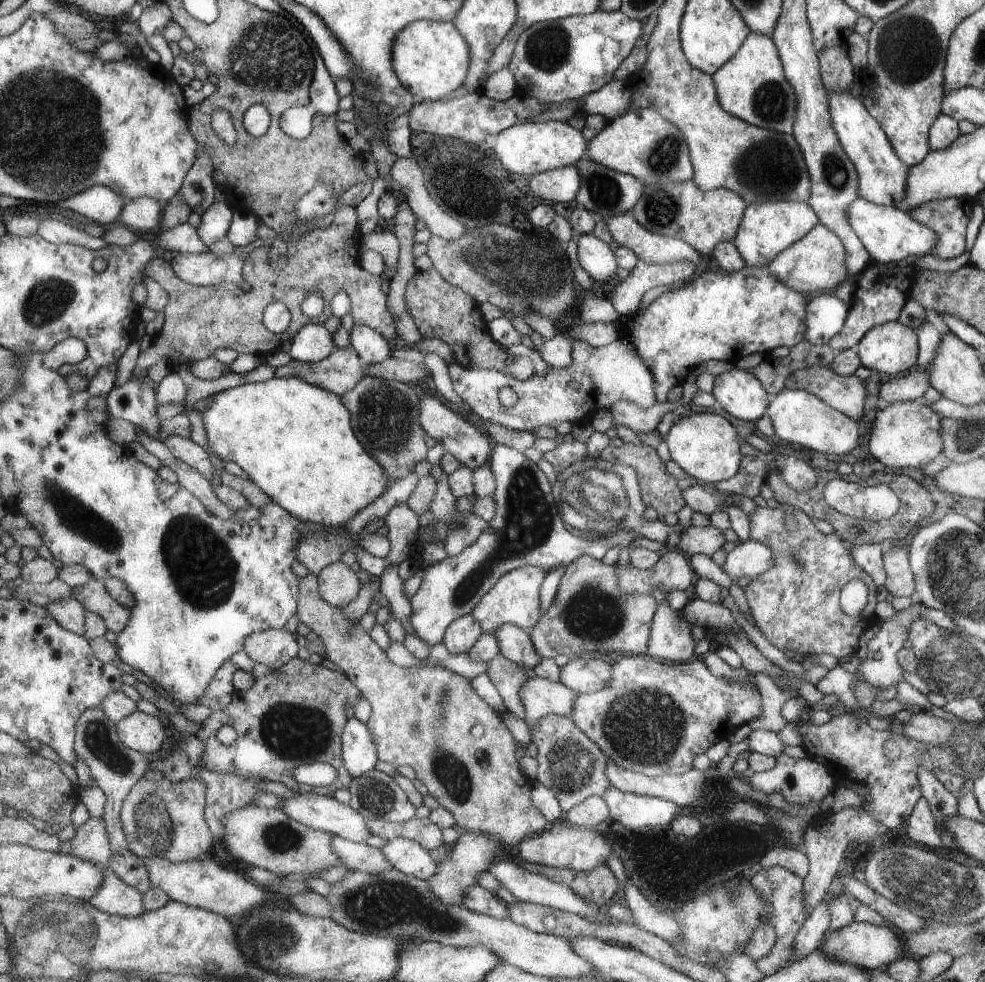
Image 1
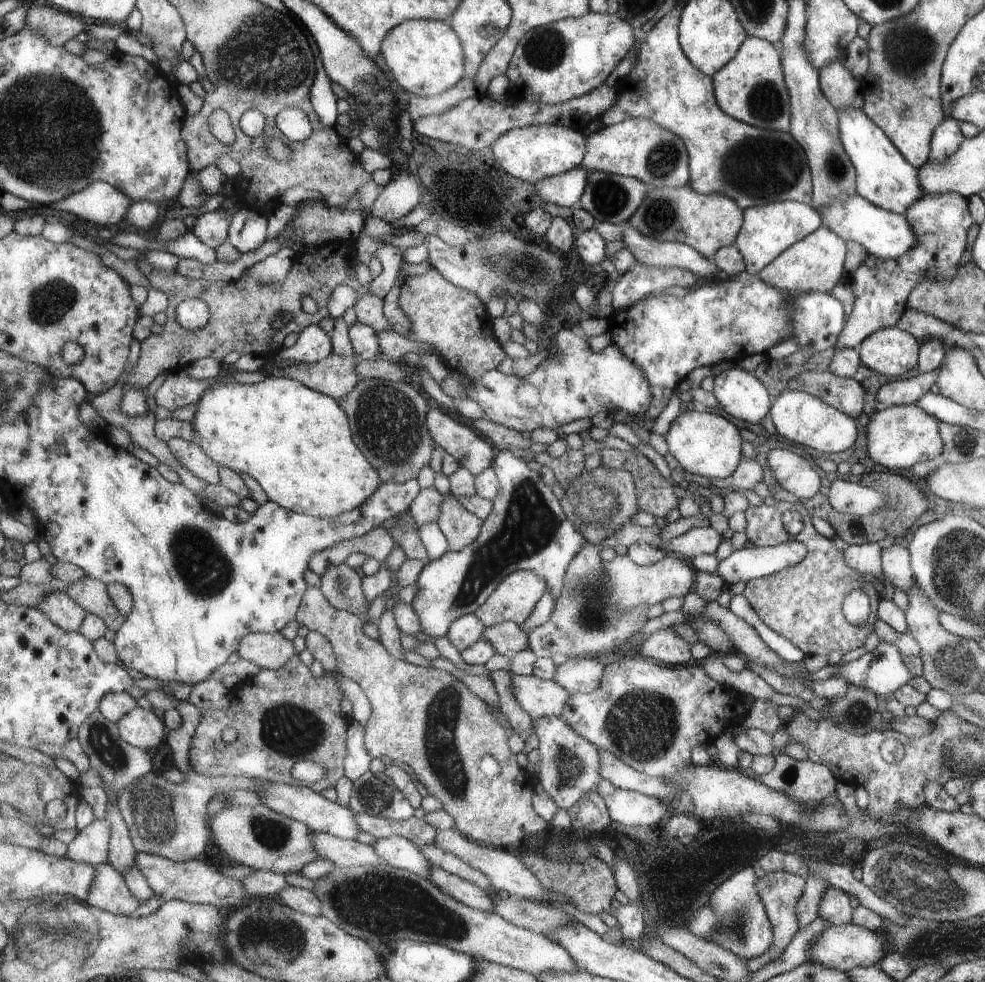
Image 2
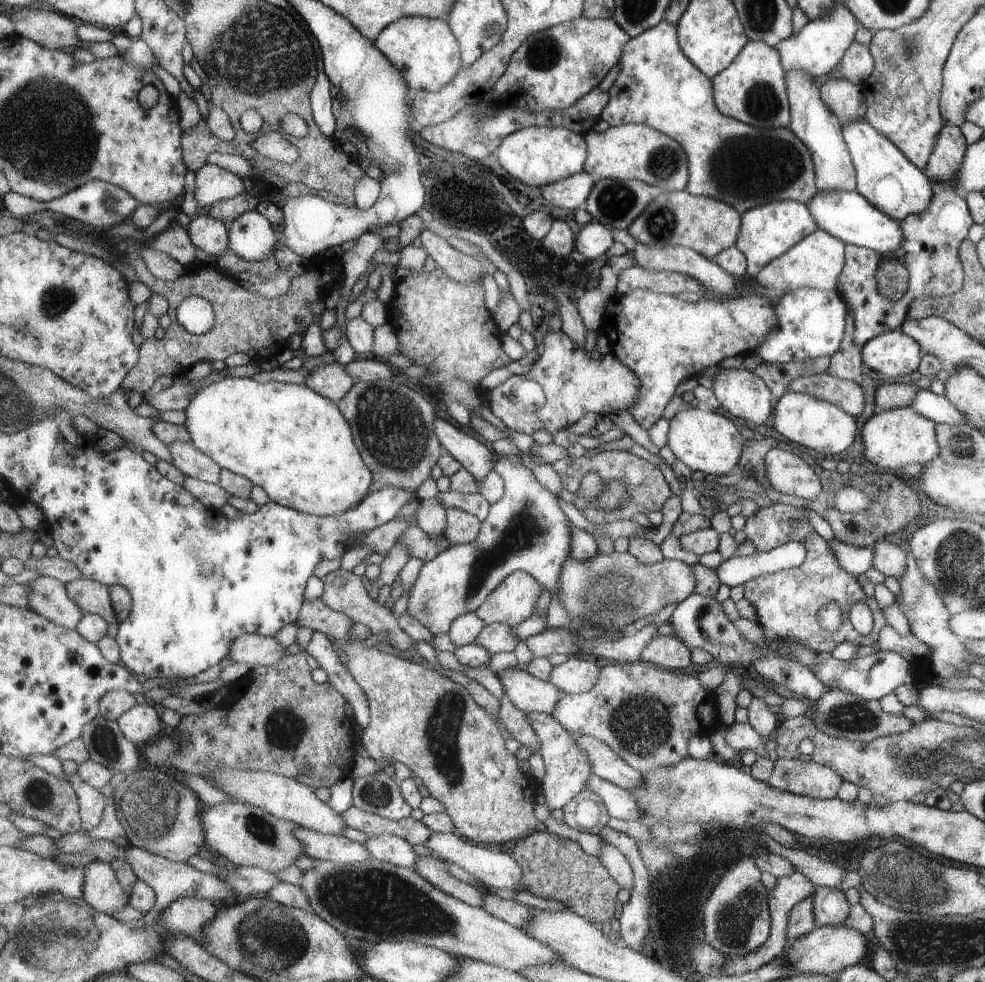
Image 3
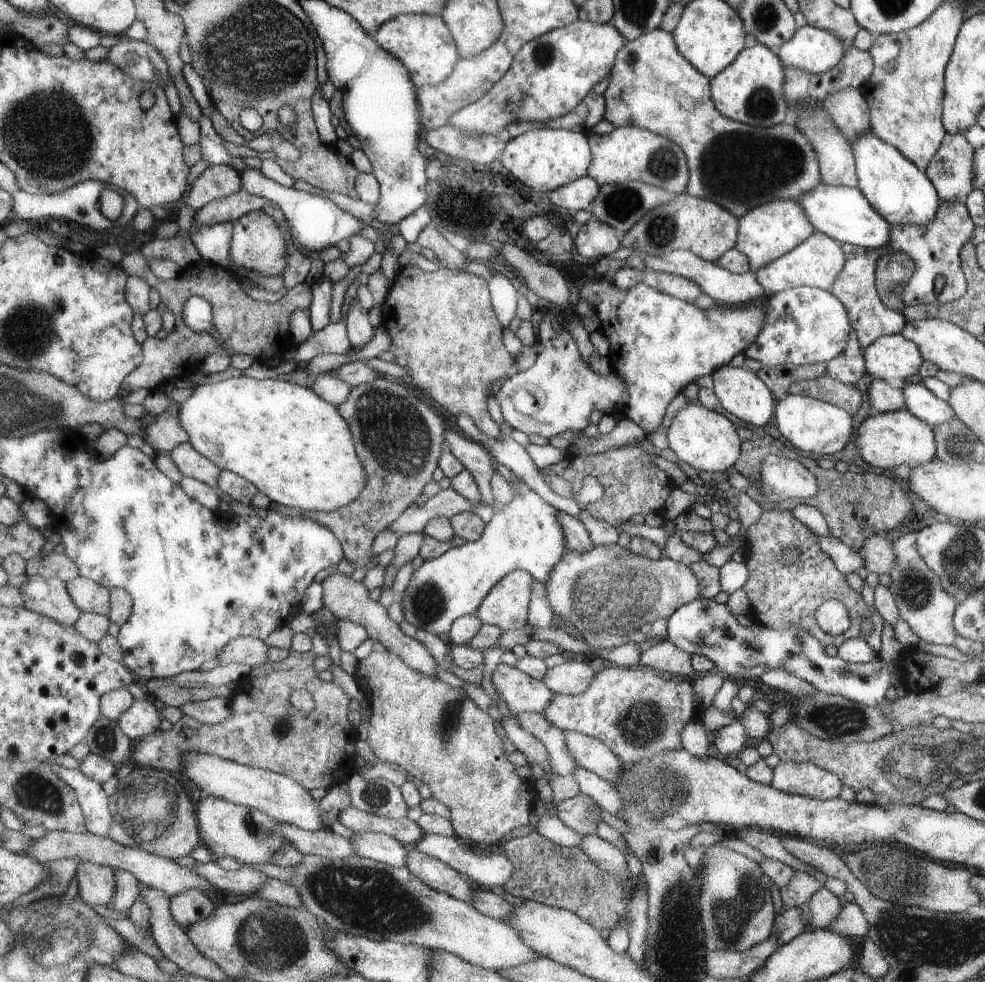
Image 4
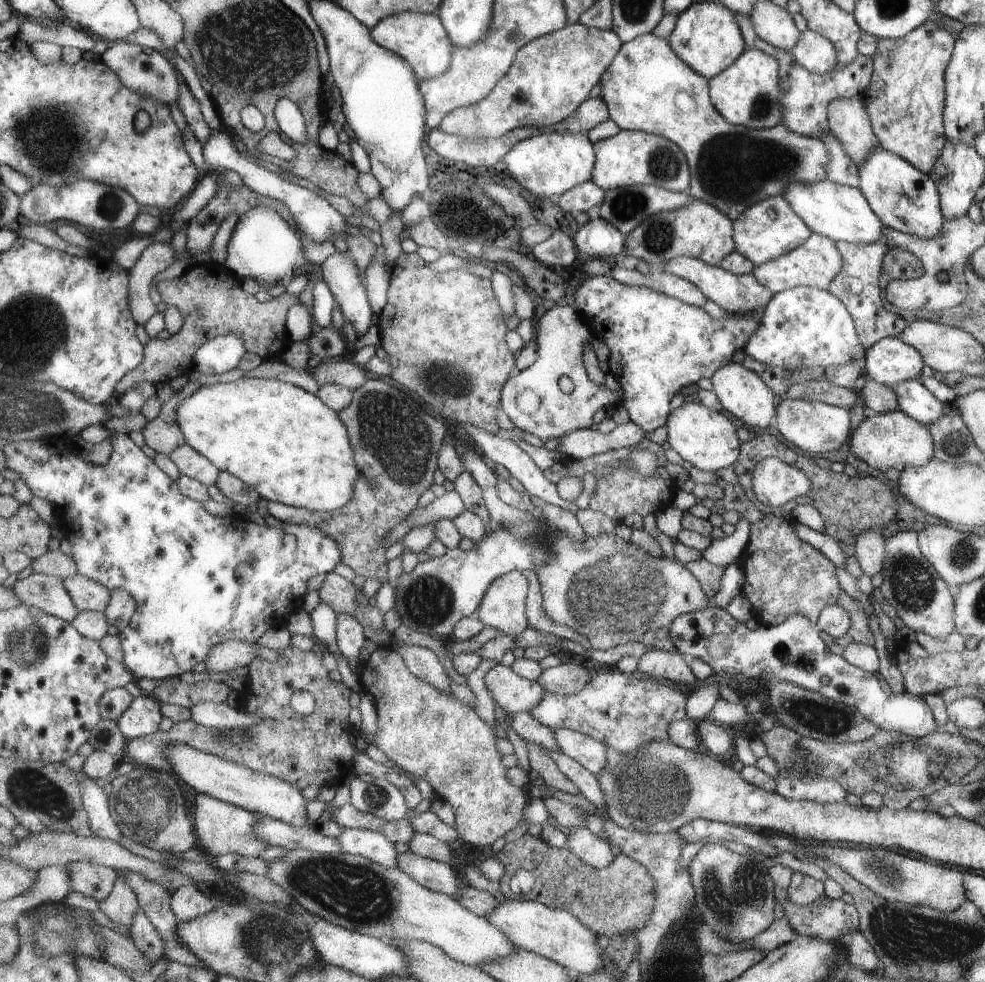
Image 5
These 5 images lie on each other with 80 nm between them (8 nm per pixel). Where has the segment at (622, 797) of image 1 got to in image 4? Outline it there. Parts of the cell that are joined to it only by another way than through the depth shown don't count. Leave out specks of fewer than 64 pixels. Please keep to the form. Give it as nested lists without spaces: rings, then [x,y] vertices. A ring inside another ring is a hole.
[[[582,767],[575,770],[575,776],[581,784],[582,793],[591,796],[603,810],[616,816],[622,809],[622,801],[616,785]]]

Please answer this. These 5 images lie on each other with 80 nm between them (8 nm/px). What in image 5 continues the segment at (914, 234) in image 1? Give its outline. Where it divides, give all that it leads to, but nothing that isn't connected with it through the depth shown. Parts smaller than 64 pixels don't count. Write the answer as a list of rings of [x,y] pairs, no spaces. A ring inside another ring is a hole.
[[[824,179],[813,184],[789,184],[789,188],[781,194],[789,202],[794,212],[798,214],[811,233],[818,233],[834,242],[849,244],[871,244],[877,242],[883,234],[883,224],[869,209],[863,194],[858,188],[835,184]]]

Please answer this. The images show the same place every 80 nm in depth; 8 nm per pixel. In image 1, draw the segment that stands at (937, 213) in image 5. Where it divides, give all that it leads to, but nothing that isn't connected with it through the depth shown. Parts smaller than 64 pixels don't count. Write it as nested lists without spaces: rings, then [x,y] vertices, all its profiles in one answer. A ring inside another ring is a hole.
[[[826,90],[827,112],[835,136],[841,142],[845,154],[850,158],[858,173],[858,197],[873,205],[893,206],[905,196],[907,172],[909,167],[891,148],[889,138],[883,133],[881,126],[867,112],[866,106],[859,96],[851,96],[848,92],[829,92]]]

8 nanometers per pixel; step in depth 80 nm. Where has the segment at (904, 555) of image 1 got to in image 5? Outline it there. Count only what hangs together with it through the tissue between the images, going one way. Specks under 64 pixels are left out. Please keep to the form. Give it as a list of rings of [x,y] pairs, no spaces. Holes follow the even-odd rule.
[[[863,530],[855,538],[855,558],[863,575],[880,573],[885,560],[885,540],[876,530]]]

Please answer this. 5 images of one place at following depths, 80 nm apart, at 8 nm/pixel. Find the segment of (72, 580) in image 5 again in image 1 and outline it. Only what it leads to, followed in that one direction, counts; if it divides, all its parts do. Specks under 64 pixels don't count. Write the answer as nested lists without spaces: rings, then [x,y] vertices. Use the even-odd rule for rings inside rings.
[[[93,577],[88,584],[73,590],[73,597],[81,602],[86,611],[99,614],[106,622],[109,630],[117,636],[127,628],[133,609],[119,604],[107,591],[105,582],[101,578]]]

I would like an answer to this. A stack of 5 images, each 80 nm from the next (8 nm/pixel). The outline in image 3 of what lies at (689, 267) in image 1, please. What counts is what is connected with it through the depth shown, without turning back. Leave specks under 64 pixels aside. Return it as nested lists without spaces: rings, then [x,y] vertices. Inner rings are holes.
[[[635,263],[618,274],[615,294],[621,298],[633,290],[650,290],[666,295],[674,295],[677,292],[697,293],[699,284],[695,282],[695,278],[683,273],[647,269]]]

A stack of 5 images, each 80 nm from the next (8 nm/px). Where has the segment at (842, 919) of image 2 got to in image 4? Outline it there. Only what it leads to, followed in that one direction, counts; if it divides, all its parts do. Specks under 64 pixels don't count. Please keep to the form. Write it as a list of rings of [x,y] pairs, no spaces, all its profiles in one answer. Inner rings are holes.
[[[824,885],[810,897],[808,902],[810,924],[818,929],[829,926],[829,922],[833,922],[833,918],[841,914],[839,910],[844,903],[841,897],[829,892]]]

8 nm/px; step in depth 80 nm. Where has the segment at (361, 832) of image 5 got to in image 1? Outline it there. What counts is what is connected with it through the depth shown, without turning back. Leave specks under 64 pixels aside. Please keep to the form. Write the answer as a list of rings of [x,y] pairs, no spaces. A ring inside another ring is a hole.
[[[407,838],[387,841],[380,850],[387,856],[395,869],[421,880],[431,880],[437,874],[437,864],[430,850],[419,842]]]

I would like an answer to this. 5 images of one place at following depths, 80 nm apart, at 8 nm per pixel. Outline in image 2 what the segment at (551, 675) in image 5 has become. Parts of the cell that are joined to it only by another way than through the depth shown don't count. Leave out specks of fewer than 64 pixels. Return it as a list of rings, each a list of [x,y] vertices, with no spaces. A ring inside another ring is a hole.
[[[575,657],[558,667],[554,682],[570,694],[591,693],[601,686],[605,675],[606,666],[595,657]]]

